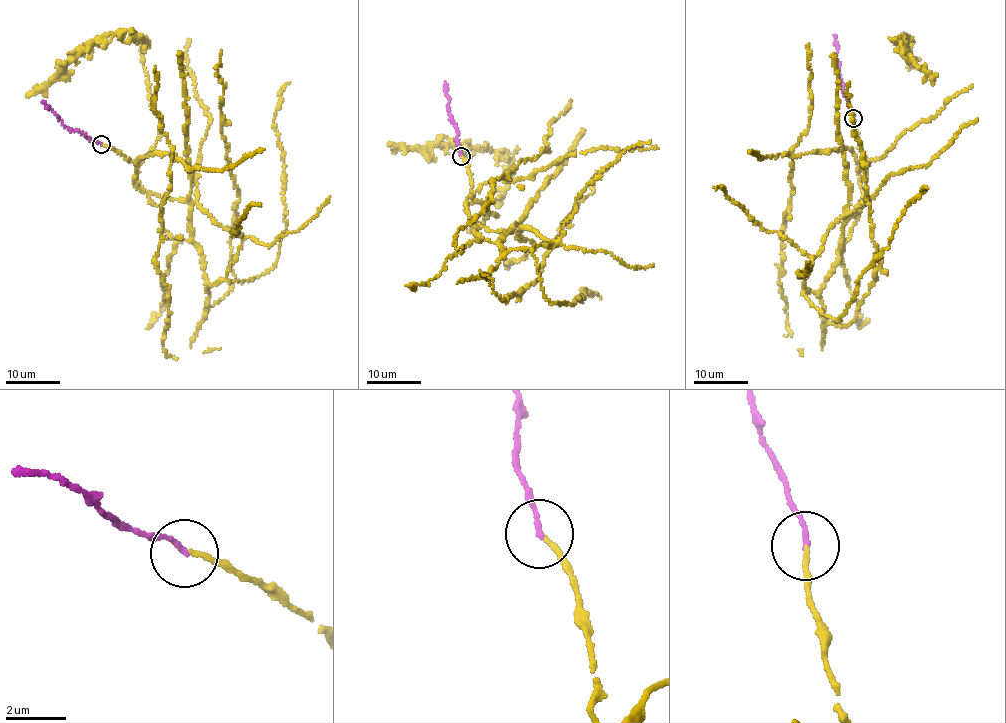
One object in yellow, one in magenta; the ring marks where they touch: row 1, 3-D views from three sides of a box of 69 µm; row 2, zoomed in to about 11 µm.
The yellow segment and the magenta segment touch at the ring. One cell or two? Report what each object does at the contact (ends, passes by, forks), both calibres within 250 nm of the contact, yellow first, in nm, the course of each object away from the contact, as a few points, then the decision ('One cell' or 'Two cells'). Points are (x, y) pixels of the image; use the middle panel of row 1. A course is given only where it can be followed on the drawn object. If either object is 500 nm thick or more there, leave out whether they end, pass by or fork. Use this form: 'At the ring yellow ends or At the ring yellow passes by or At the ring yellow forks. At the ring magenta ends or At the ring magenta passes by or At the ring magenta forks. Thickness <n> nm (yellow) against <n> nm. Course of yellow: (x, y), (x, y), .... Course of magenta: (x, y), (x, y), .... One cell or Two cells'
At the ring yellow ends. At the ring magenta ends. Thickness 160 nm (yellow) against 170 nm. Course of yellow: (461, 157), (465, 209), (474, 232), (503, 249), (488, 276), (506, 302), (538, 278), (560, 223), (607, 169). Course of magenta: (461, 156), (444, 82). One cell

